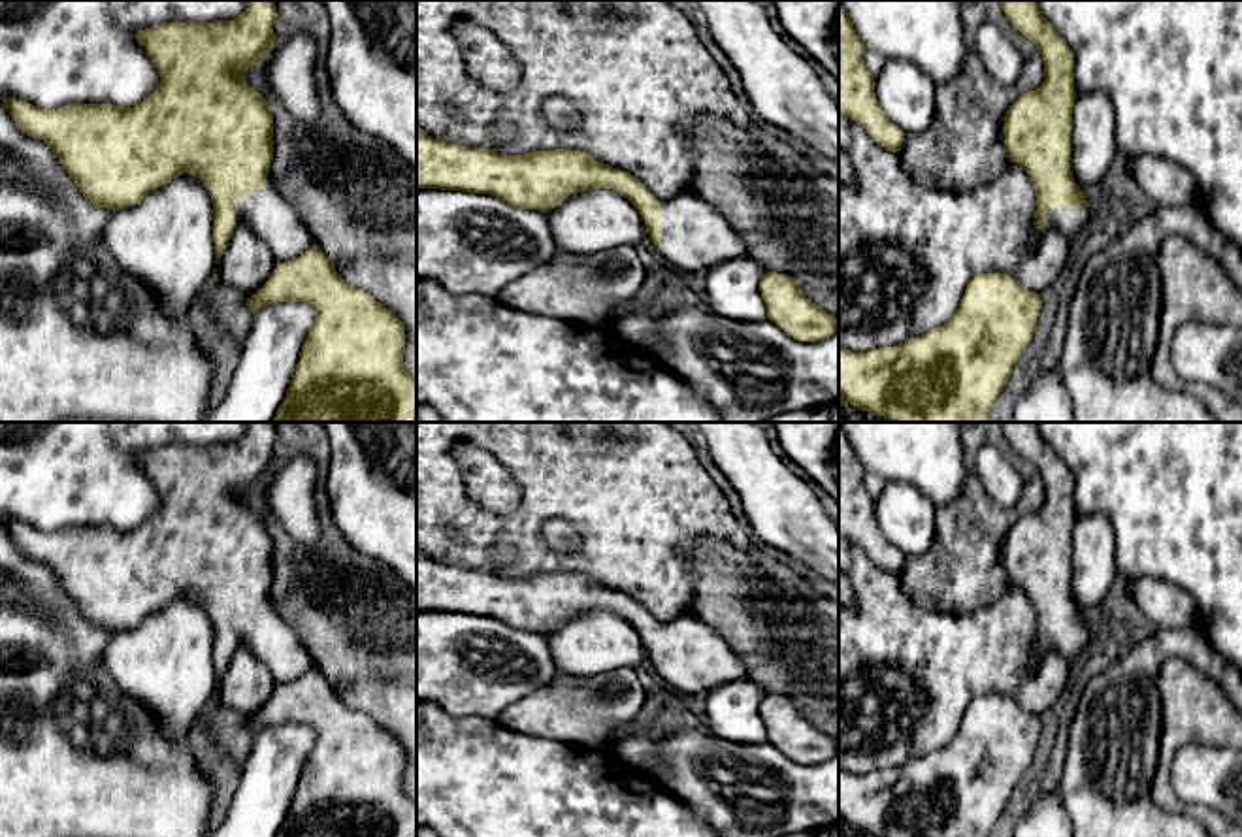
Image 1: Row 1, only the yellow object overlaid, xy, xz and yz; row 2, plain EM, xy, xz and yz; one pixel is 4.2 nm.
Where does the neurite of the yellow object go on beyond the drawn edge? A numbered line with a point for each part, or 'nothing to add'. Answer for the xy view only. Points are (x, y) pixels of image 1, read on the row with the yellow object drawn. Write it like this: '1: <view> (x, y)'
1: xy (276, 221)

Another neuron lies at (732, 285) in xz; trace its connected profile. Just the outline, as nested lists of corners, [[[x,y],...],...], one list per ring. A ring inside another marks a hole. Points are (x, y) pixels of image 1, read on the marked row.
[[[737,254],[707,270],[707,305],[726,319],[760,322],[767,307],[760,292],[763,268],[750,256]]]

